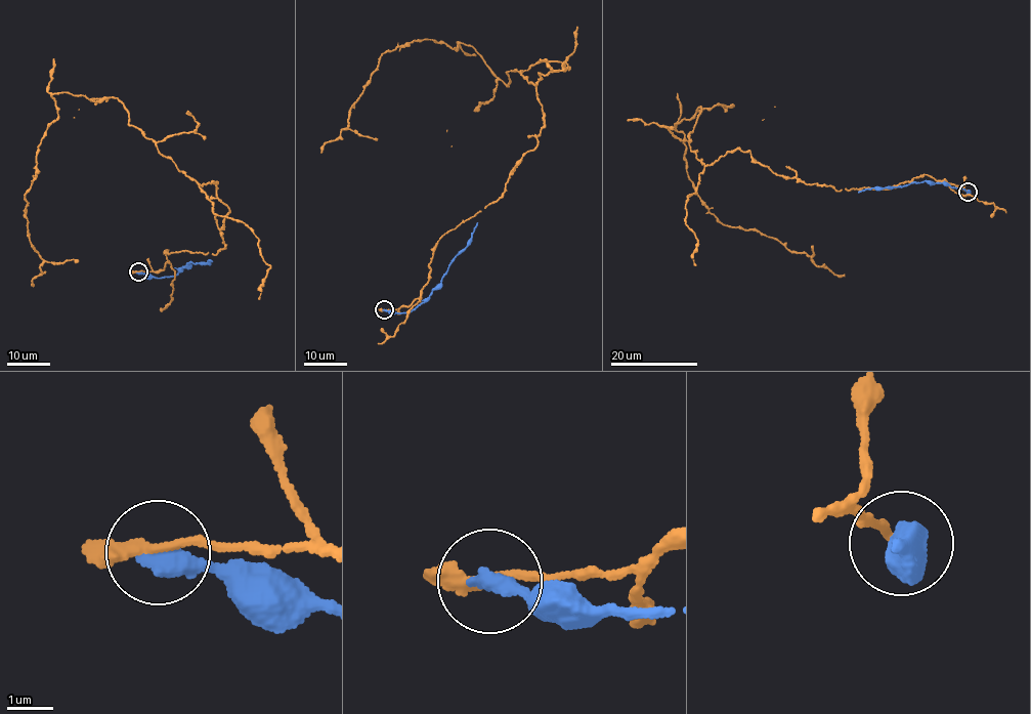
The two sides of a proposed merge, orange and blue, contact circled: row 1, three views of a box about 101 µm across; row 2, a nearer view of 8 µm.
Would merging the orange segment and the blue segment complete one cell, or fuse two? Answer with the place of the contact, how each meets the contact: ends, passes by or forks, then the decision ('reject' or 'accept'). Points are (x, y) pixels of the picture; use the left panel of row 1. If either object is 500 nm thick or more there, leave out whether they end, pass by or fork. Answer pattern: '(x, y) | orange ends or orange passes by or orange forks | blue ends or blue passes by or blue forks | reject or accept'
(138, 271) | orange passes by | blue ends | reject

